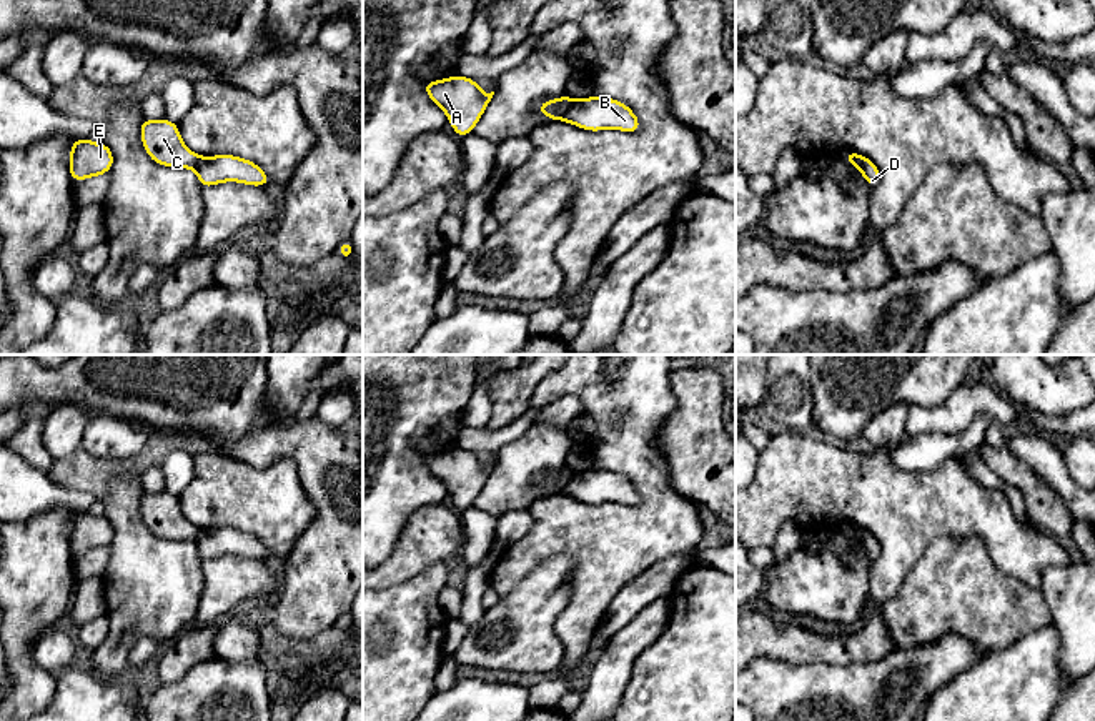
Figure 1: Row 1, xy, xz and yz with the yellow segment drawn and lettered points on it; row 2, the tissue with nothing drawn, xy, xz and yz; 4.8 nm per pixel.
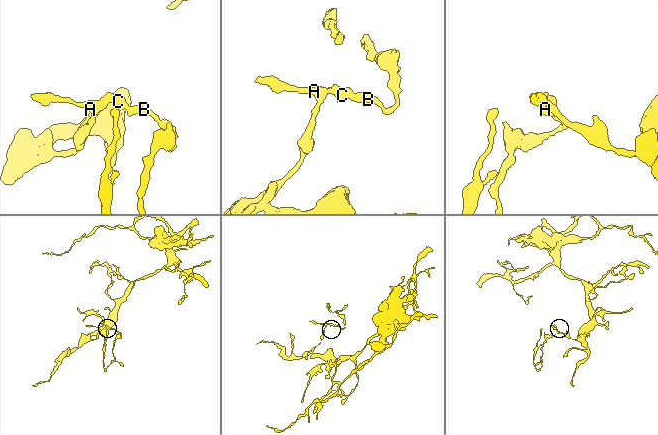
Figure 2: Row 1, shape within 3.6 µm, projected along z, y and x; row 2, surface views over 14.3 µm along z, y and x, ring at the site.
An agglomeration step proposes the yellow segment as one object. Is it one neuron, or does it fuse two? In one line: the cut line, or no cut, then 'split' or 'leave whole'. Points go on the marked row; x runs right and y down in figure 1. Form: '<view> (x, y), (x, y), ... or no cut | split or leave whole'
xz (573, 100), (559, 119) | split

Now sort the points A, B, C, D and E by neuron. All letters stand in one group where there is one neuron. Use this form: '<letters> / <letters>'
A C E / B D

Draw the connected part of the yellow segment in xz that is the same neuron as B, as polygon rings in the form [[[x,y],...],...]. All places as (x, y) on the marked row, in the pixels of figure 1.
[[[596,95],[572,100],[561,120],[589,132],[614,128],[636,133],[641,130],[639,118],[627,105]]]

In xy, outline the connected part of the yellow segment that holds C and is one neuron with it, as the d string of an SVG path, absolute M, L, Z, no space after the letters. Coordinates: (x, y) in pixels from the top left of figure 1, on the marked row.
M141 120L141 145L148 157L165 167L195 168L200 157L185 147L178 123L163 120Z

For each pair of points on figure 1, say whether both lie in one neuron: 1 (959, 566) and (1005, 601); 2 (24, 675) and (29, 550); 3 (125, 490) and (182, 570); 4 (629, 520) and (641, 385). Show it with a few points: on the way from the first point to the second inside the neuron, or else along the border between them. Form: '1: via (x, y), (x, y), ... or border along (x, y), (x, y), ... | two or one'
1: via (971, 578), (994, 601) | one
2: via (22, 643), (22, 621), (29, 608), (29, 581) | one
3: via (125, 512), (127, 523), (160, 556) | one
4: via (648, 488), (648, 470), (641, 462), (641, 418) | one

